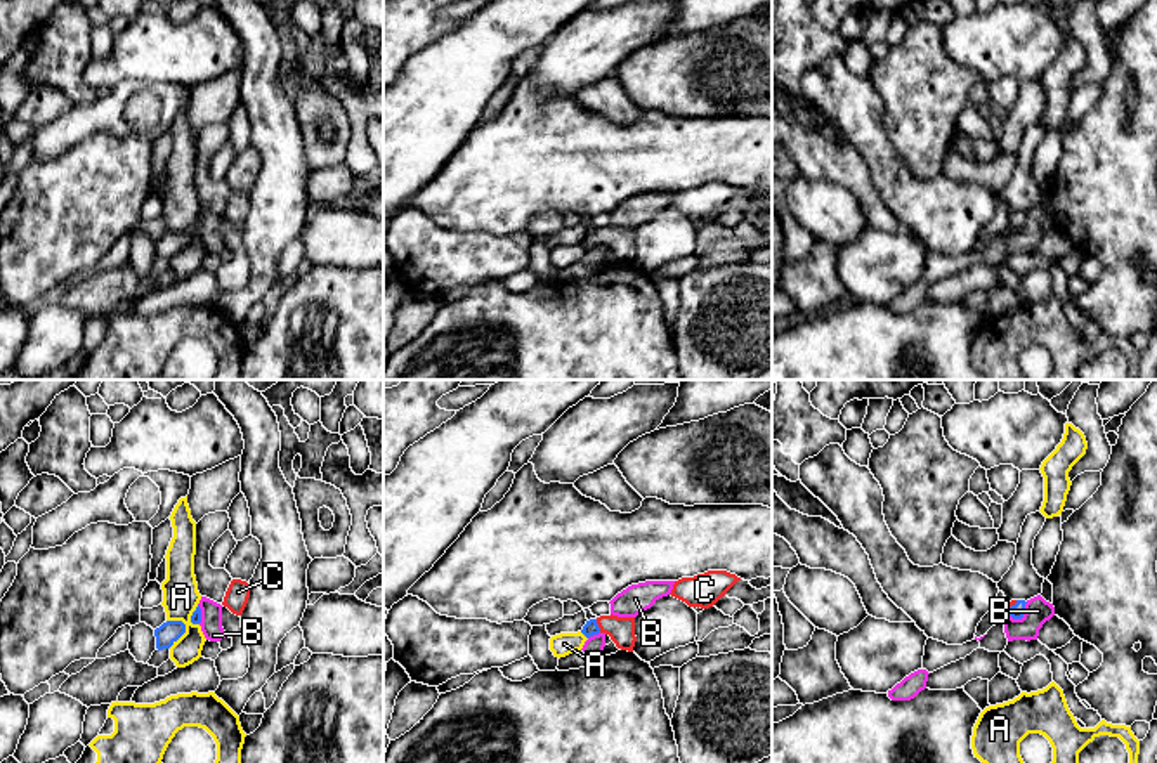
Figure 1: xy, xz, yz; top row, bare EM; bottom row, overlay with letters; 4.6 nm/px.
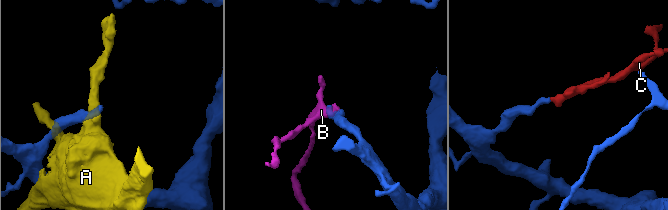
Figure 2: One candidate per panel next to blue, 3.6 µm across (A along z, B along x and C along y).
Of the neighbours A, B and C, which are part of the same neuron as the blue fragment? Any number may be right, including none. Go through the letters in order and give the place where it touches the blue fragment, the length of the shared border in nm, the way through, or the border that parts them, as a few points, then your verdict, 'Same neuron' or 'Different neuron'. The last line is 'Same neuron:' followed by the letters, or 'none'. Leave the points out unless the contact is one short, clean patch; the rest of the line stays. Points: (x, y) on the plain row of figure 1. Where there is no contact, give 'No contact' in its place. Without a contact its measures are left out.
A: Touches blue at xy (183, 245). Shared border 150 nm. Different neuron
B: Touches blue at yz (1022, 228). Shared border 110 nm. Boundary: yz (1027, 214), (1026, 224), (1020, 229), (1010, 228). Different neuron
C: Touches blue at xz (597, 238). Shared border 70 nm. Path across: xz (590, 240), (597, 238), (621, 241). Same neuron
Same neuron: C

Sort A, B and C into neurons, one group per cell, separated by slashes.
A / B / C

